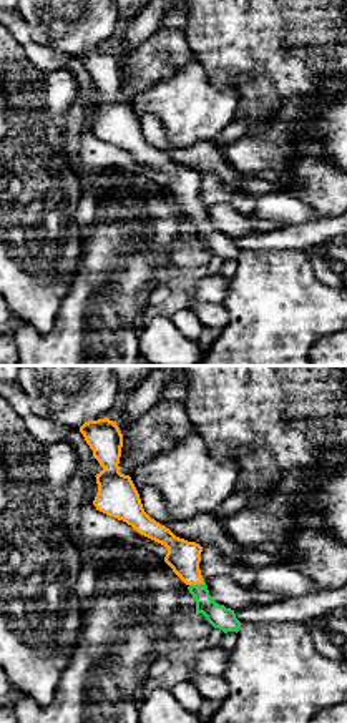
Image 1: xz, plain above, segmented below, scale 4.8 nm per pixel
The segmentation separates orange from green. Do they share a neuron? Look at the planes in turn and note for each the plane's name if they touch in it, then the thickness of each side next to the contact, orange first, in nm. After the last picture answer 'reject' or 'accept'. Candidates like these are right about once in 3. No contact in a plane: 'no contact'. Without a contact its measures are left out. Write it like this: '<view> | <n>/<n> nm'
xz | 160/110 nm

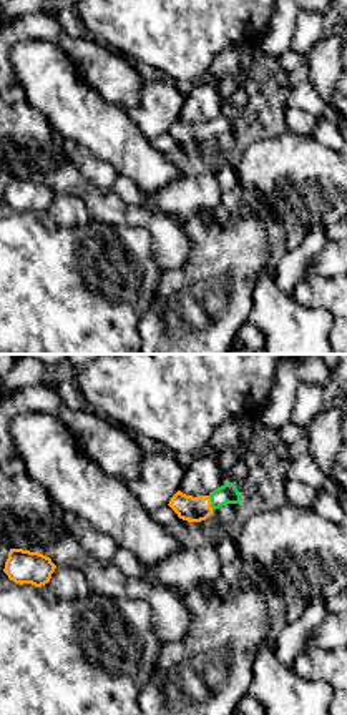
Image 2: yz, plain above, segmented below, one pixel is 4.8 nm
yz | 130/100 nm

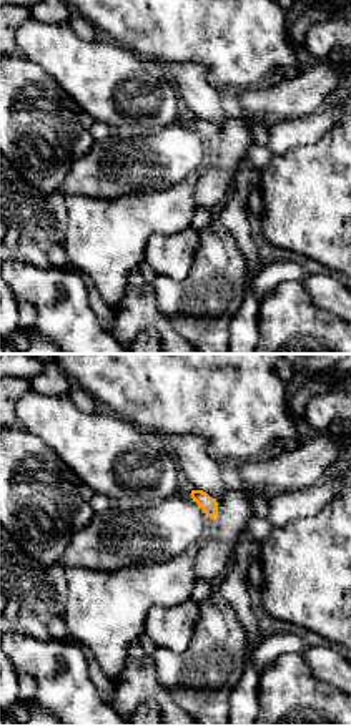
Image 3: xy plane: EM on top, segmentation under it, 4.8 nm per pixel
no contact

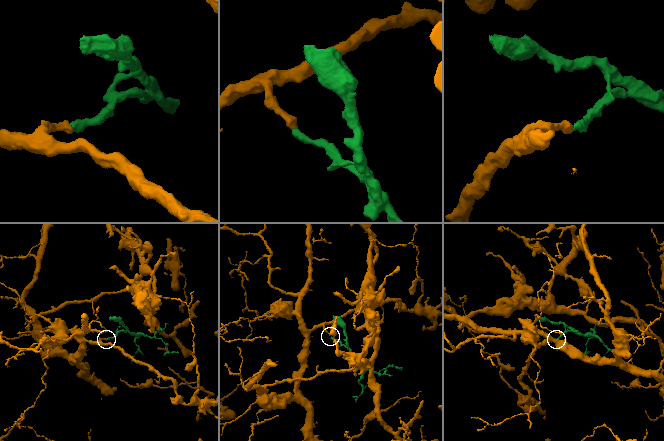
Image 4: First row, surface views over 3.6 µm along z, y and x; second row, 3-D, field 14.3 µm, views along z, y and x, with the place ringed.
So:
accept

